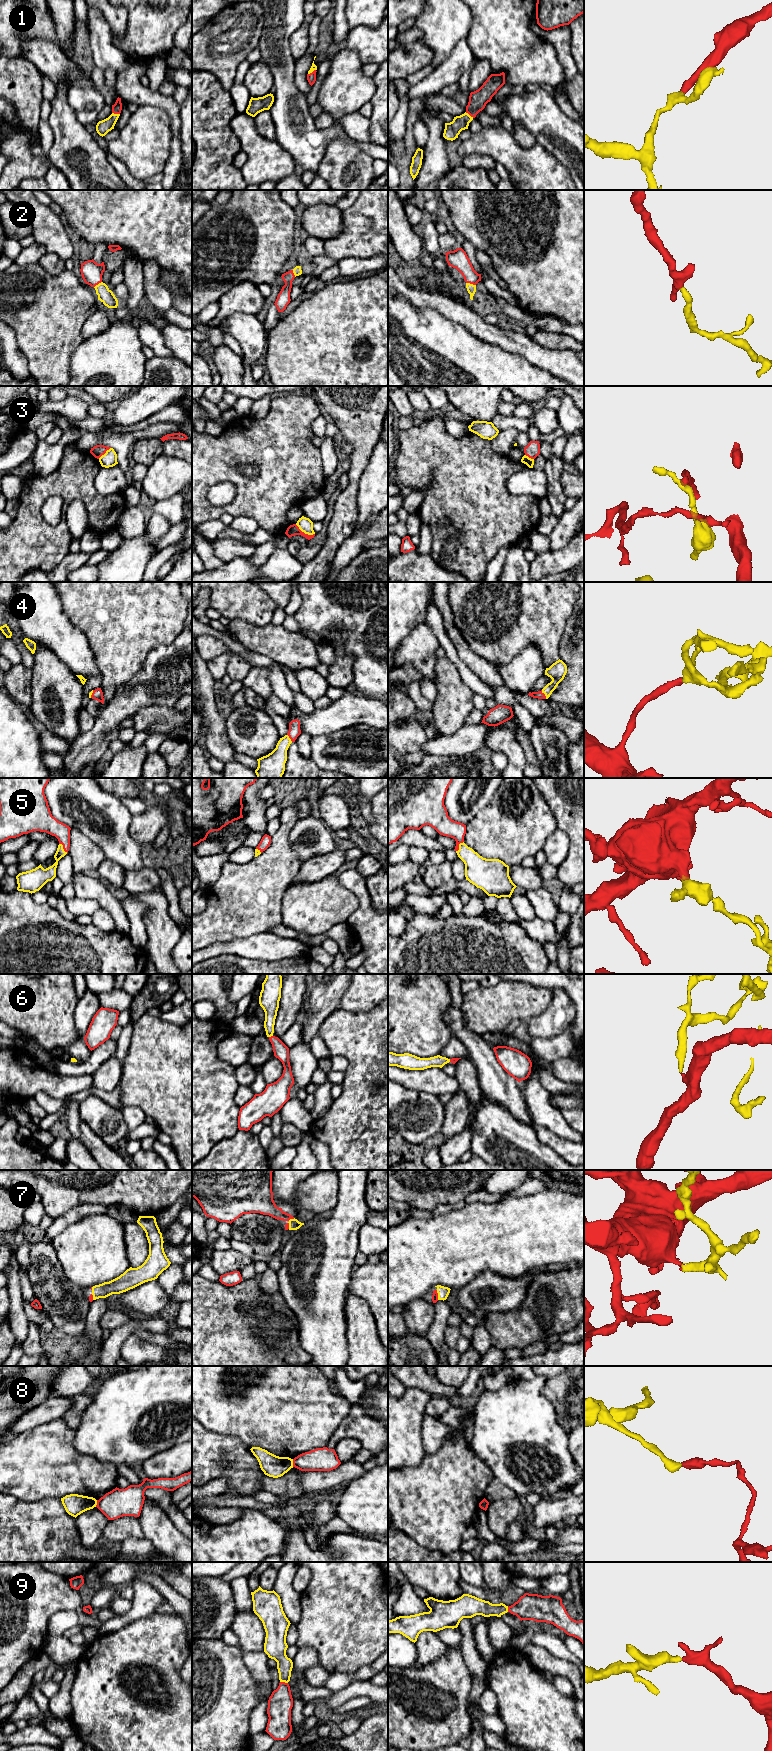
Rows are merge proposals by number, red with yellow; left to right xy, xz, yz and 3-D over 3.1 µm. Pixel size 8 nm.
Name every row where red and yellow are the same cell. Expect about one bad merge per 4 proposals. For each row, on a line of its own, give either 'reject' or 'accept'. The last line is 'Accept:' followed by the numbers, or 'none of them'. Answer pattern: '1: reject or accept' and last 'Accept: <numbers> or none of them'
1: accept
2: accept
3: accept
4: accept
5: accept
6: accept
7: accept
8: reject
9: accept
Accept: 1, 2, 3, 4, 5, 6, 7, 9

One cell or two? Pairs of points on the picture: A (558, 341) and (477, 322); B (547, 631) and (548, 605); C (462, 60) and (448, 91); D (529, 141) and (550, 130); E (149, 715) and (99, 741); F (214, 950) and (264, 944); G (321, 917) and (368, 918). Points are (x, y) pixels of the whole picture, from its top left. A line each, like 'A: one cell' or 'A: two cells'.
A: two cells
B: one cell
C: two cells
D: two cells
E: two cells
F: one cell
G: two cells

